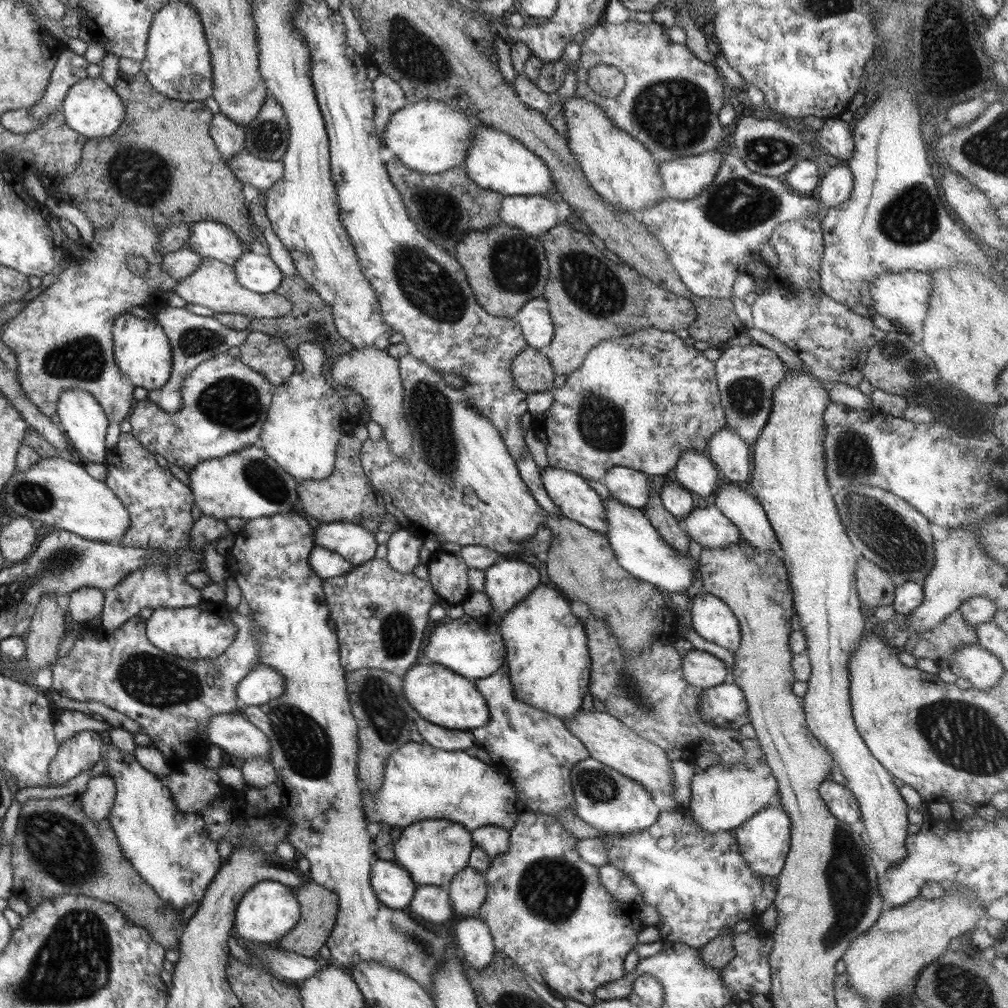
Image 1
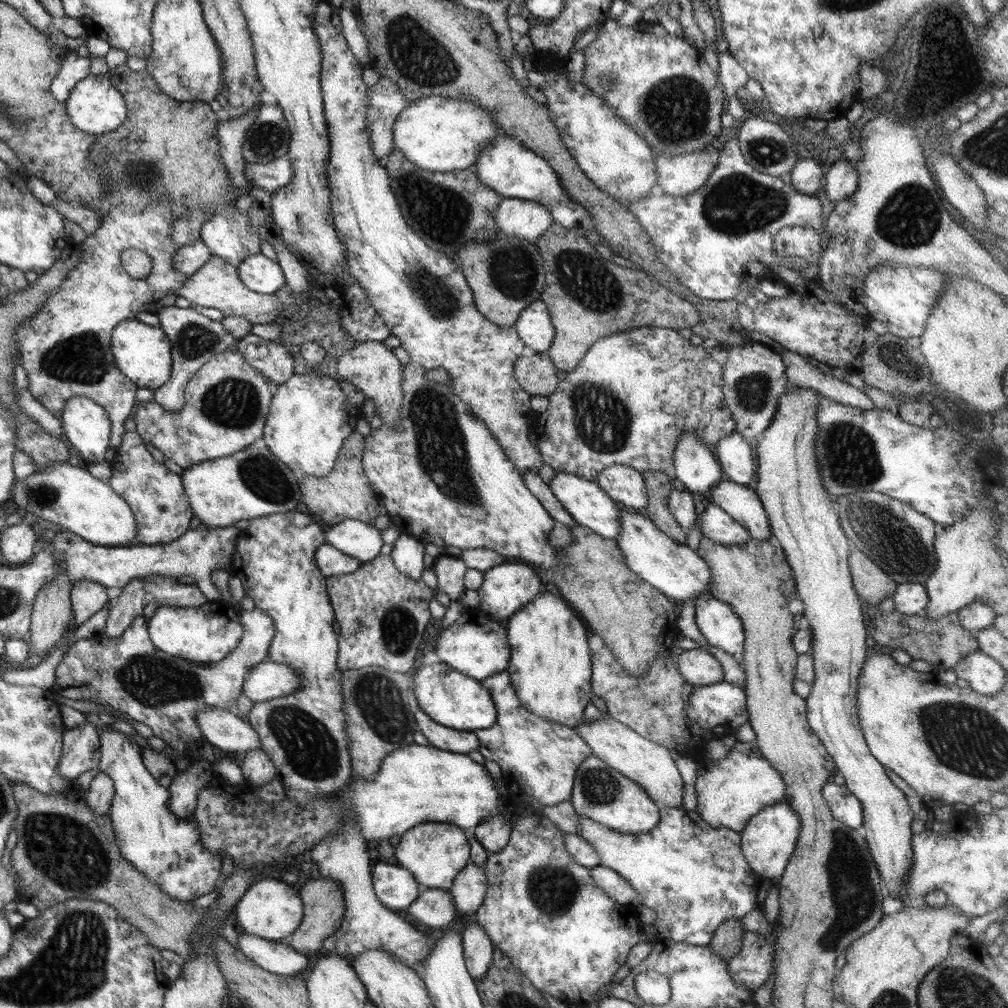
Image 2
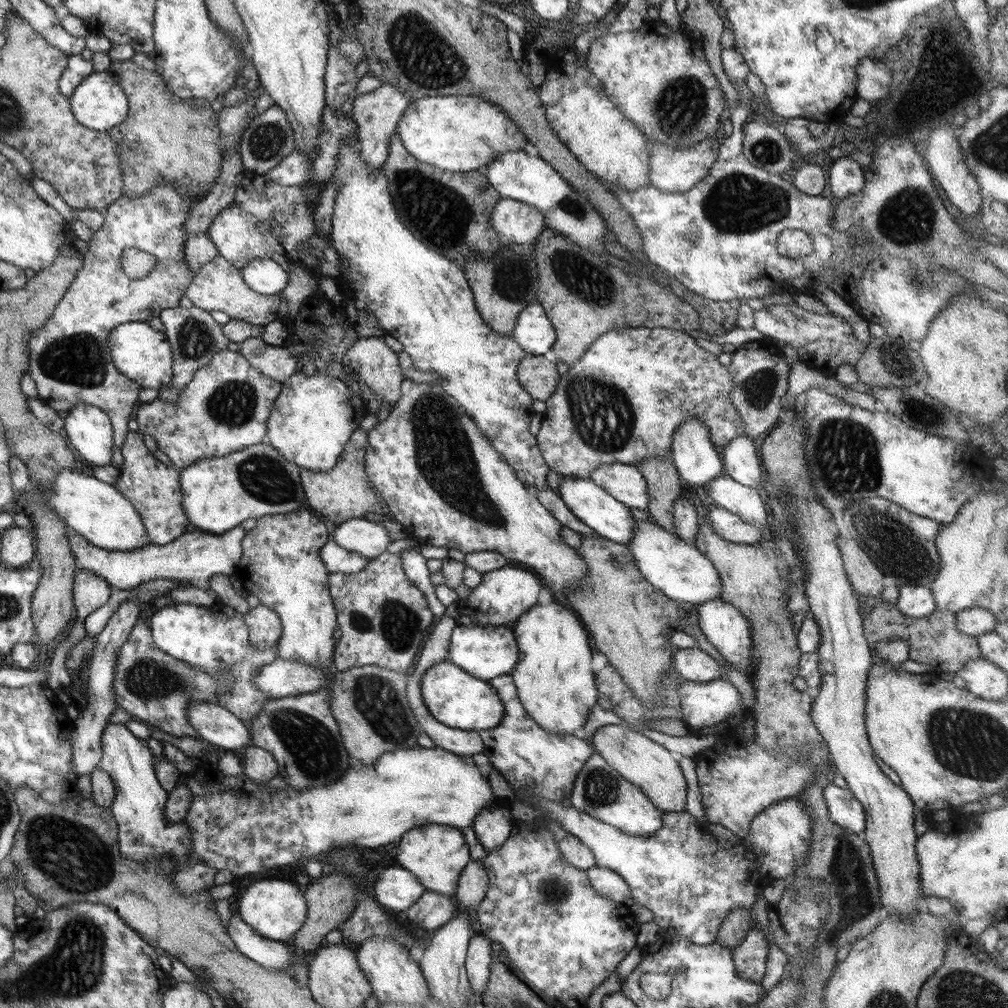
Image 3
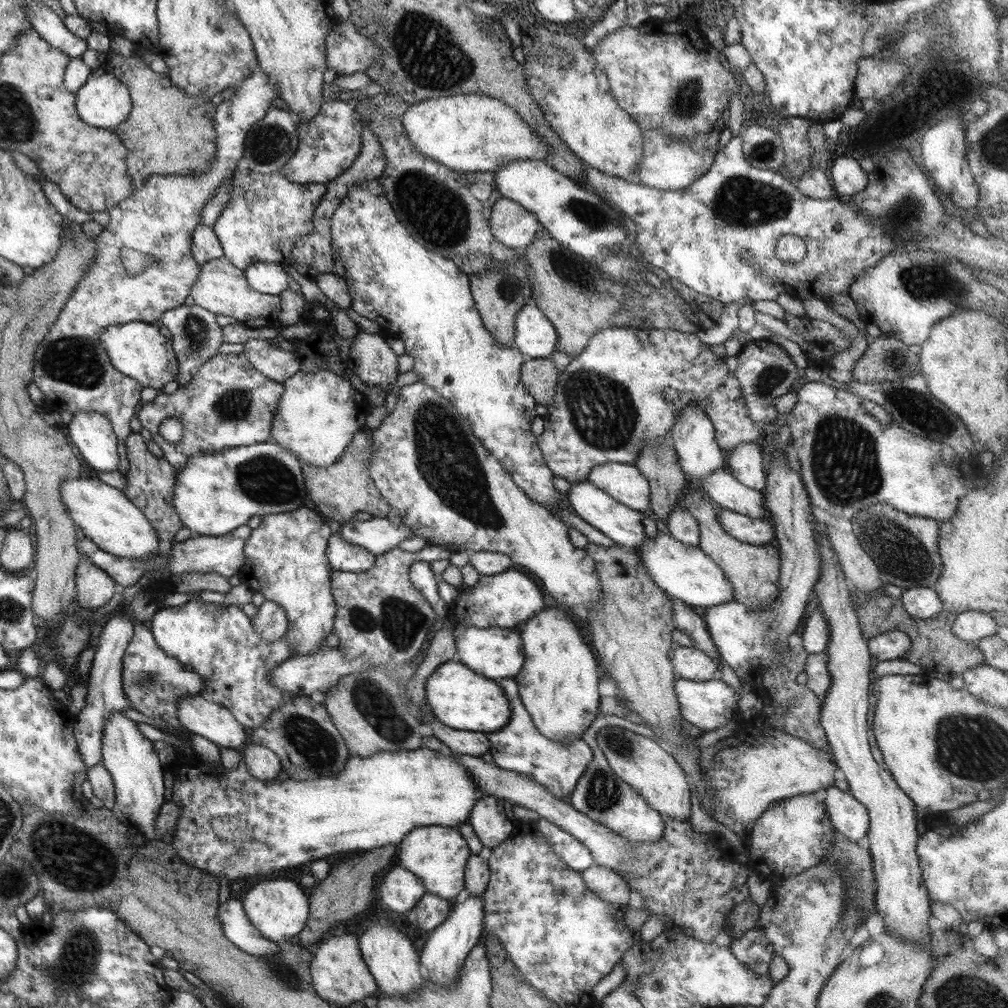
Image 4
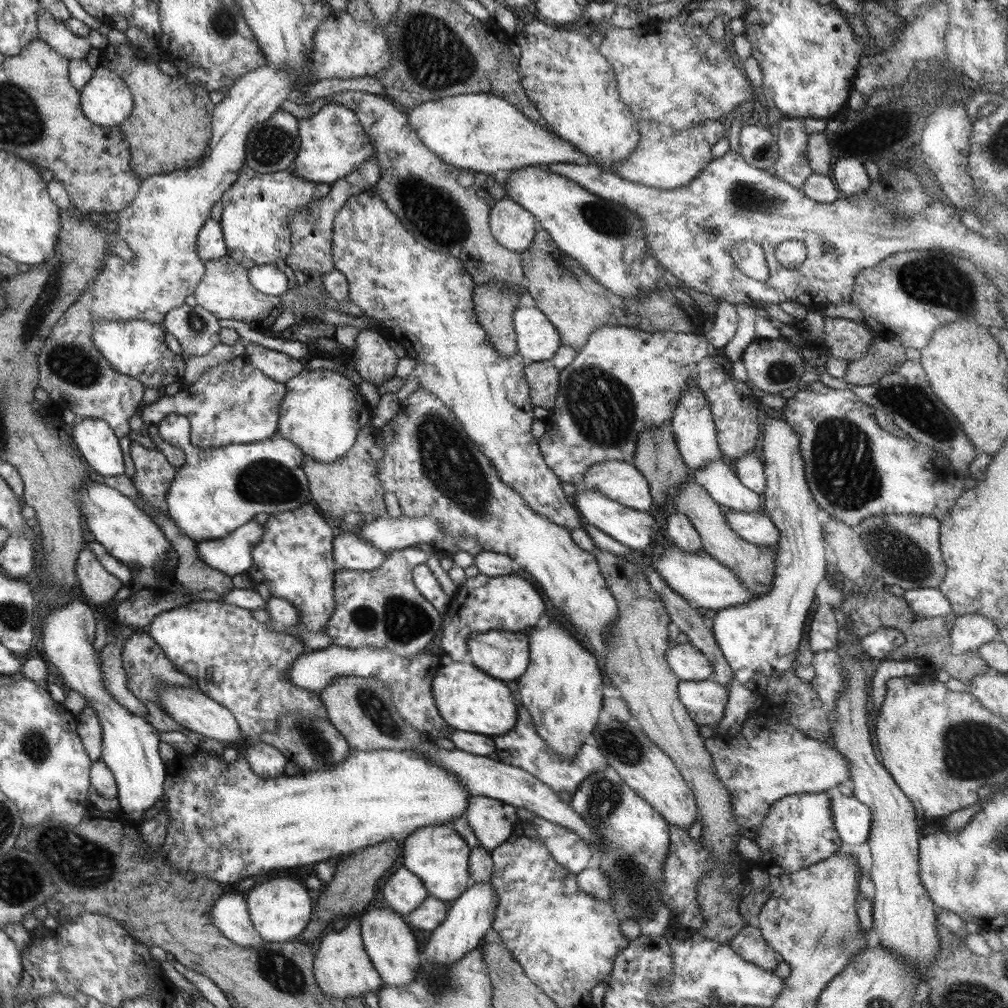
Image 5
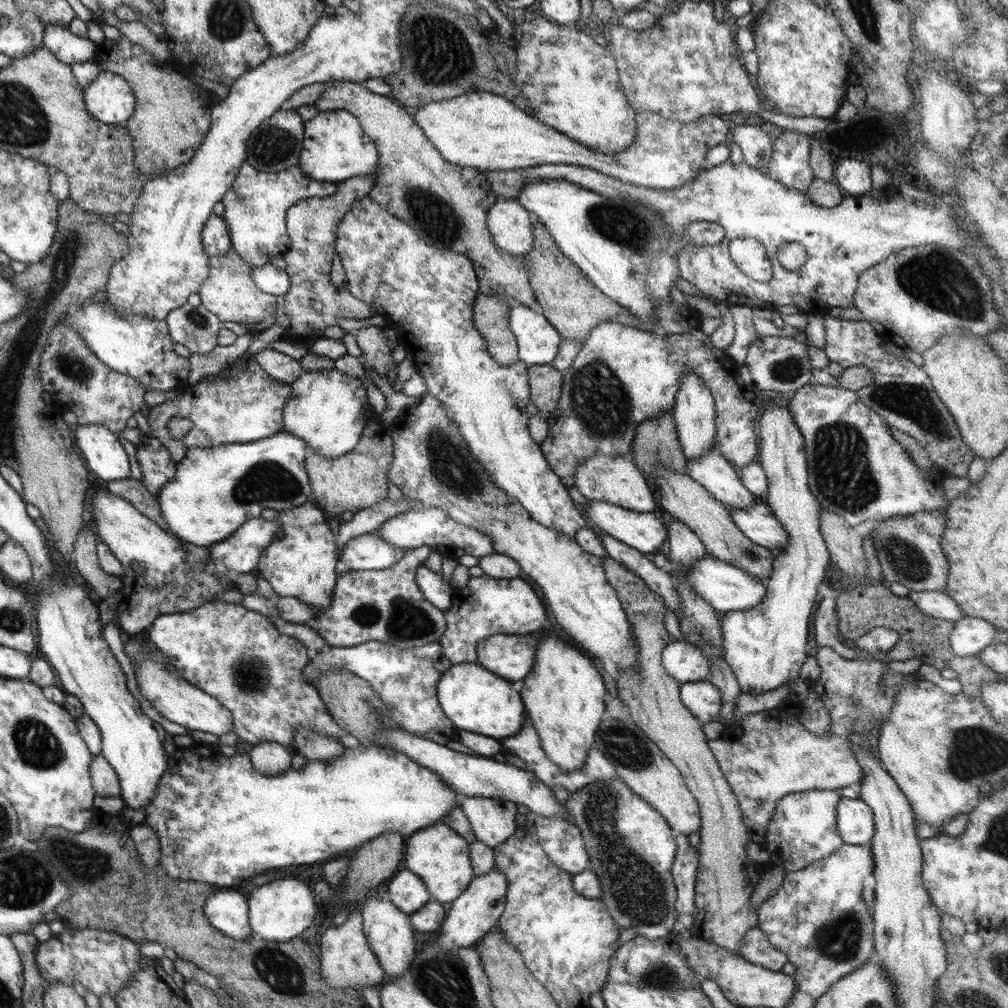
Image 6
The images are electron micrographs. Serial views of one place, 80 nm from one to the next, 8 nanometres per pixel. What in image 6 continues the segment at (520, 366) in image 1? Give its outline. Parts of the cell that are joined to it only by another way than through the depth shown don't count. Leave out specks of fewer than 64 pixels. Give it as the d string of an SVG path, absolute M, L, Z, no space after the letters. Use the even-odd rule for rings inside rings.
M548 364L527 369L531 406L538 407L546 415L556 410L562 396L563 373Z

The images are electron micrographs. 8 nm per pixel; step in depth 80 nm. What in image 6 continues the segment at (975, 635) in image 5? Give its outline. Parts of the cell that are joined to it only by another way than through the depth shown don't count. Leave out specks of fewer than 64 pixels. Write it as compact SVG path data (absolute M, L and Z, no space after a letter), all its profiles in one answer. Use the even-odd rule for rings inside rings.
M964 615L955 622L949 641L956 656L976 656L996 642L997 628L987 620Z

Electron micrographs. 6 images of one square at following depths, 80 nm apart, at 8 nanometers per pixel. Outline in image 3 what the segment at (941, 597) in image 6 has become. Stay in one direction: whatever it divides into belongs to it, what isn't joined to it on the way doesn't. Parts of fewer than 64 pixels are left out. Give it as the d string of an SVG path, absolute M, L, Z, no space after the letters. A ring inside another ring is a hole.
M906 584L899 586L896 609L906 616L921 619L935 611L936 601L929 587Z

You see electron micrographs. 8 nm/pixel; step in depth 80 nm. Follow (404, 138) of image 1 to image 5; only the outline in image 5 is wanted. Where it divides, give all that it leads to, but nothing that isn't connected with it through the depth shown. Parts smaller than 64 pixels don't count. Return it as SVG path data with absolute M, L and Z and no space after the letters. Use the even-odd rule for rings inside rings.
M478 92L431 100L413 107L407 117L421 144L446 164L460 170L472 169L475 172L500 176L532 165L598 165L598 162L591 160L567 140L553 131L549 132L548 128L532 123L515 106L494 94Z

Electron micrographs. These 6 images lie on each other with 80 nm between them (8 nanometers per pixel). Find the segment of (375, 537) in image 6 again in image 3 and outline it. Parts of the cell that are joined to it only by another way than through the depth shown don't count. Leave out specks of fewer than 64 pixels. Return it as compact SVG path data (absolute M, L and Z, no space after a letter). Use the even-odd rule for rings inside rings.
M331 537L321 548L320 558L323 560L325 569L330 573L340 572L352 574L360 572L367 564L369 559L364 558L357 552L350 552L338 546Z

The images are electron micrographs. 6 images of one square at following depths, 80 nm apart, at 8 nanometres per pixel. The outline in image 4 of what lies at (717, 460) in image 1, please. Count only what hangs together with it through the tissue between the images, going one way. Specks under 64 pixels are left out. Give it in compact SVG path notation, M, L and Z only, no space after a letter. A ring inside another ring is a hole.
M742 443L726 453L728 472L744 486L762 491L767 485L762 450L756 443Z

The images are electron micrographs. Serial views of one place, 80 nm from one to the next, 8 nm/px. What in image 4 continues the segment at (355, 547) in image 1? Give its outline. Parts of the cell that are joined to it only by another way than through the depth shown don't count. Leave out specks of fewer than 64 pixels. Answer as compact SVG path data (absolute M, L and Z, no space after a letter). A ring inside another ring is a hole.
M387 517L346 521L340 528L340 534L350 544L365 548L372 555L384 554L403 540L415 536L411 528L403 523L396 526Z

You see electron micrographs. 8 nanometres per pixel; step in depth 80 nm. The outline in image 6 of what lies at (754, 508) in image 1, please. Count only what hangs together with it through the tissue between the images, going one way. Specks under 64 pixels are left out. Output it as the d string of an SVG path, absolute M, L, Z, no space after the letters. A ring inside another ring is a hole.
M715 446L698 459L686 460L687 475L701 484L716 500L731 509L746 509L759 498L746 488L734 464Z

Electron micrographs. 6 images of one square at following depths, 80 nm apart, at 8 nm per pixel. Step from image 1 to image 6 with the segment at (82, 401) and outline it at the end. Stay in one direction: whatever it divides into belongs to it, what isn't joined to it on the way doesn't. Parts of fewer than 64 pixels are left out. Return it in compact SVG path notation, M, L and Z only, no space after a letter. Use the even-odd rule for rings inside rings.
M103 424L76 425L76 440L80 448L83 449L84 456L87 457L87 464L91 466L92 472L97 474L102 480L107 482L111 480L130 479L130 463L128 454L124 451L118 441L118 434L112 432Z

